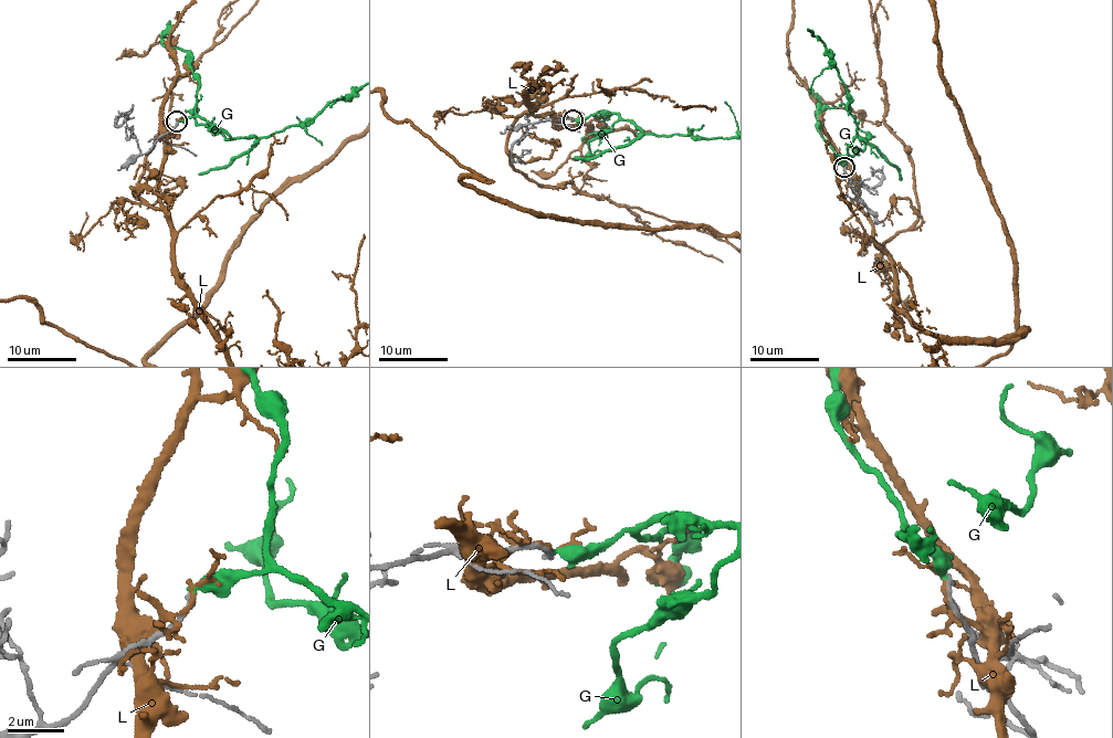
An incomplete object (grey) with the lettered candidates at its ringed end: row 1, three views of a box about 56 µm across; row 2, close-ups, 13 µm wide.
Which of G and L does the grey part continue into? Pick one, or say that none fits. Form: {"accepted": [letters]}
{"accepted": ["G"]}

